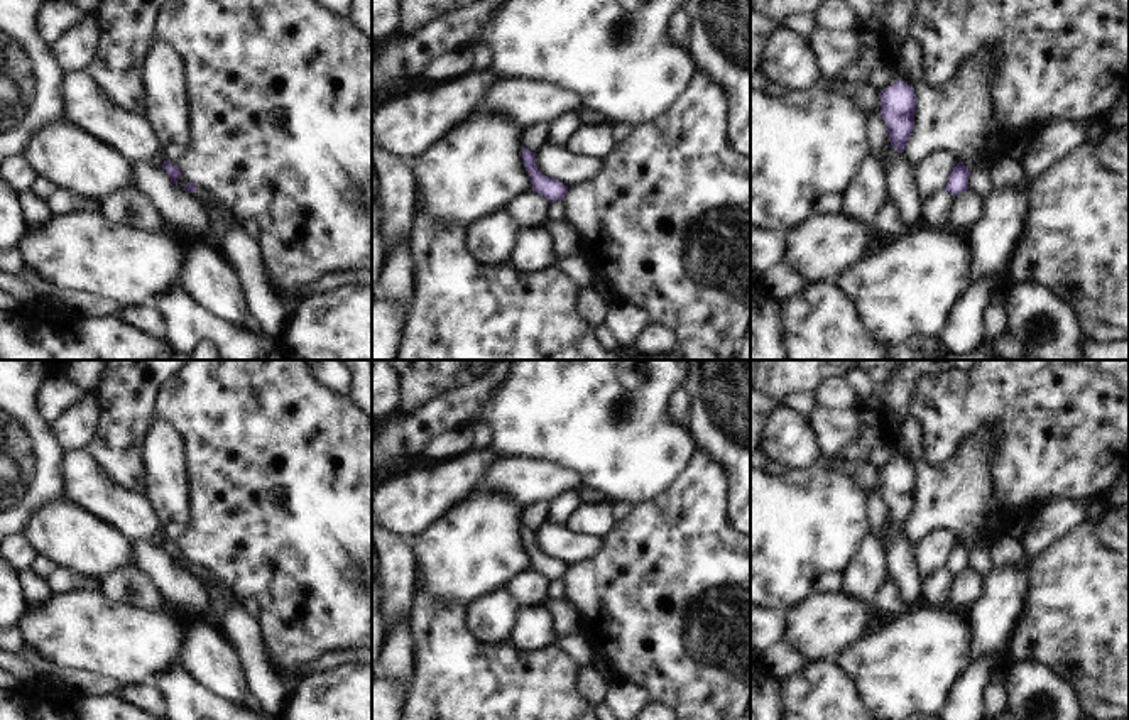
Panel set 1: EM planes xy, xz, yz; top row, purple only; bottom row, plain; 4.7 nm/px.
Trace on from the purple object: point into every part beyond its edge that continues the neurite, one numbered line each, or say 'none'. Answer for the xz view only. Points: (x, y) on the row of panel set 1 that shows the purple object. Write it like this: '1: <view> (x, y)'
none

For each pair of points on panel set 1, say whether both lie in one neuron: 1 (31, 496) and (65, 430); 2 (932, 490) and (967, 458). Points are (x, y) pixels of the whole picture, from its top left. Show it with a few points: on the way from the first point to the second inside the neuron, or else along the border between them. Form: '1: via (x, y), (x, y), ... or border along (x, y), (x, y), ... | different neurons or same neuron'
1: border along (53, 425), (58, 443), (68, 452) | different neurons
2: via (940, 485), (959, 467) | same neuron

